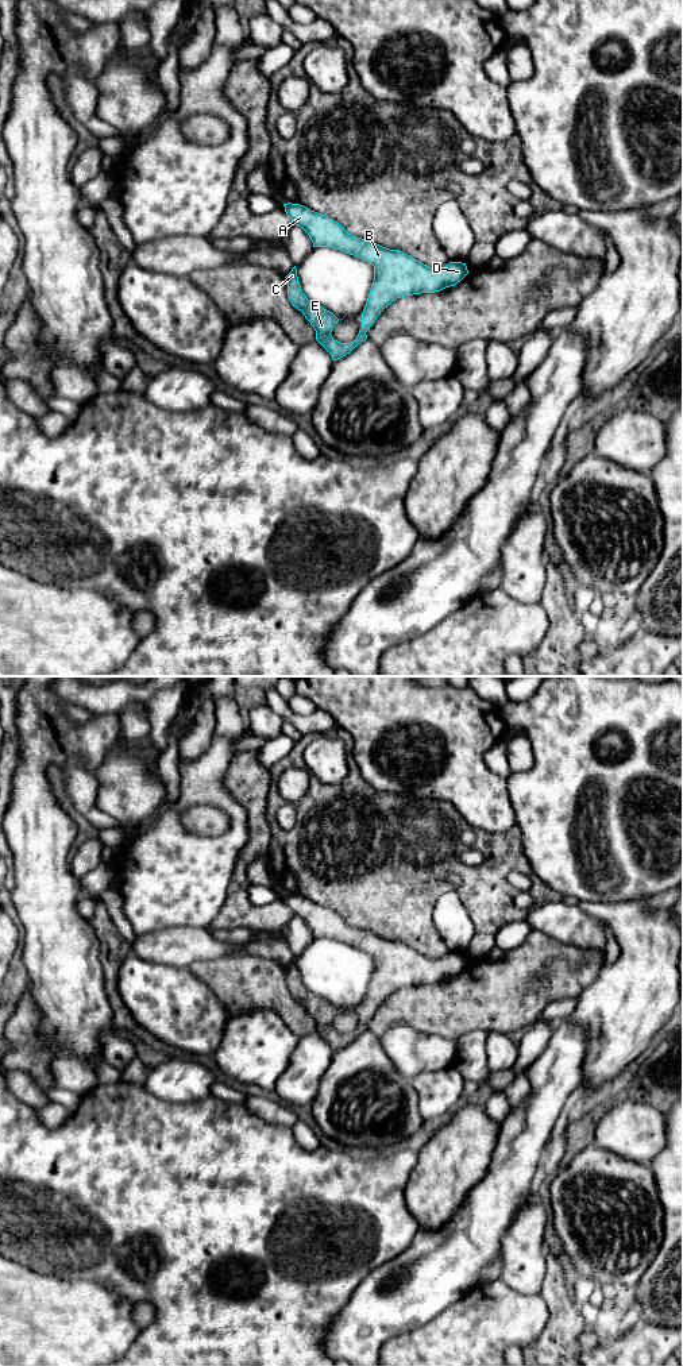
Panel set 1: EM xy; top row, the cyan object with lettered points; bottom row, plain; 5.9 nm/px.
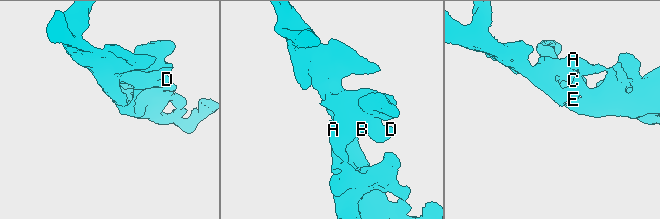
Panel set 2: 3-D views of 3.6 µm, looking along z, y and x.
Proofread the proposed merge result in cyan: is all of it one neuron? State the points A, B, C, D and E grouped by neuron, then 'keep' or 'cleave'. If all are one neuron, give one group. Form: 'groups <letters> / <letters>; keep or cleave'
groups A B C D E; keep

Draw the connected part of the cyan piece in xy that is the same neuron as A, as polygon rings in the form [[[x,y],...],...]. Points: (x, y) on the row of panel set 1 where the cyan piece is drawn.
[[[288,202],[283,207],[293,224],[300,225],[309,235],[313,247],[332,247],[374,266],[374,281],[362,312],[362,328],[351,343],[340,343],[332,337],[331,332],[339,319],[306,298],[298,282],[296,266],[285,277],[289,301],[302,312],[316,331],[316,340],[333,360],[346,356],[364,342],[366,332],[377,317],[397,298],[440,292],[455,286],[468,274],[466,263],[449,262],[444,267],[432,269],[400,250],[390,250],[367,239],[351,236],[337,221],[304,205]]]

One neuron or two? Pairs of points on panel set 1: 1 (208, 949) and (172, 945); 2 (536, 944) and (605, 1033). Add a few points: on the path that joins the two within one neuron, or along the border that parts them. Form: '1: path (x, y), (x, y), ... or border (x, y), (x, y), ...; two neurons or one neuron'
1: path (199, 945), (181, 945); one neuron
2: border (598, 973), (575, 996); two neurons

